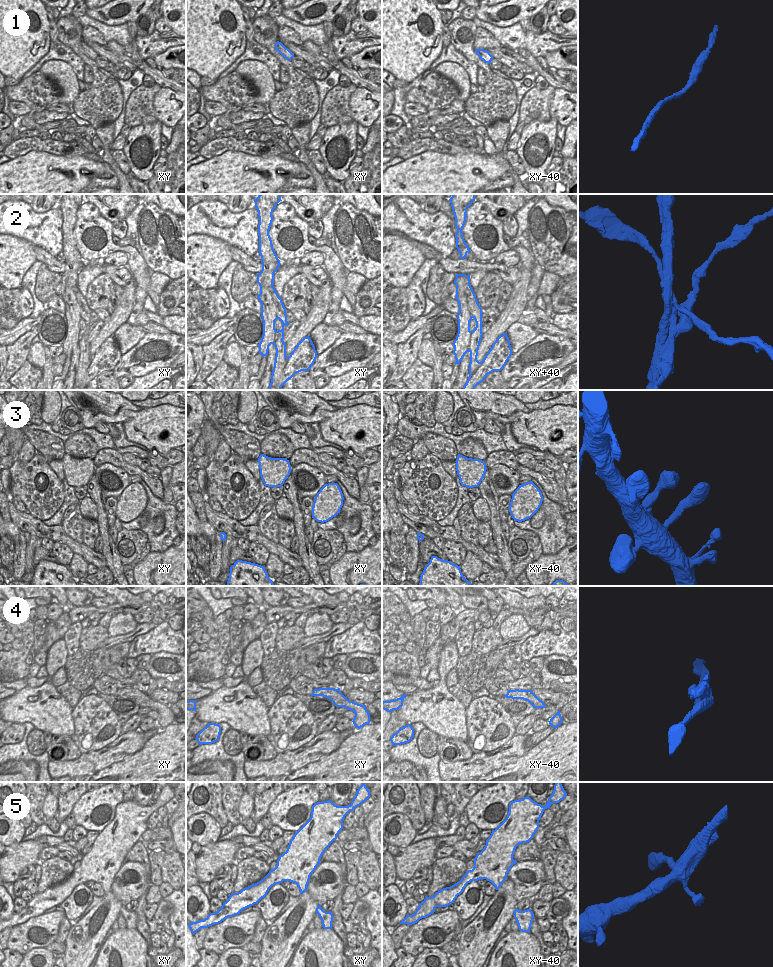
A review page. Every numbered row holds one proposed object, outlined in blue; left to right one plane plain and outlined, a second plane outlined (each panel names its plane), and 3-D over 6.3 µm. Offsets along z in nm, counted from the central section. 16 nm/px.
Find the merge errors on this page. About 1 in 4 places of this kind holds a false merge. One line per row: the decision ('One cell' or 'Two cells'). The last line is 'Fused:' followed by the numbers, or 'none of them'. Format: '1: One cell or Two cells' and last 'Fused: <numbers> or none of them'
1: One cell
2: Two cells
3: One cell
4: Two cells
5: One cell
Fused: 2, 4

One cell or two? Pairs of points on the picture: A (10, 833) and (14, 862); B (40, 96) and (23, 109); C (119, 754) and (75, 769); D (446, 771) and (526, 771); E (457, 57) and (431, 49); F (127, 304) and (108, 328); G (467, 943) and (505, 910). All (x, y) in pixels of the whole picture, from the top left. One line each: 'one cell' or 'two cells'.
A: two cells
B: two cells
C: one cell
D: two cells
E: two cells
F: one cell
G: one cell

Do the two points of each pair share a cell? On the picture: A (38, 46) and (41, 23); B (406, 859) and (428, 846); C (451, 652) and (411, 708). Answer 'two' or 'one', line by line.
A: one
B: one
C: one

